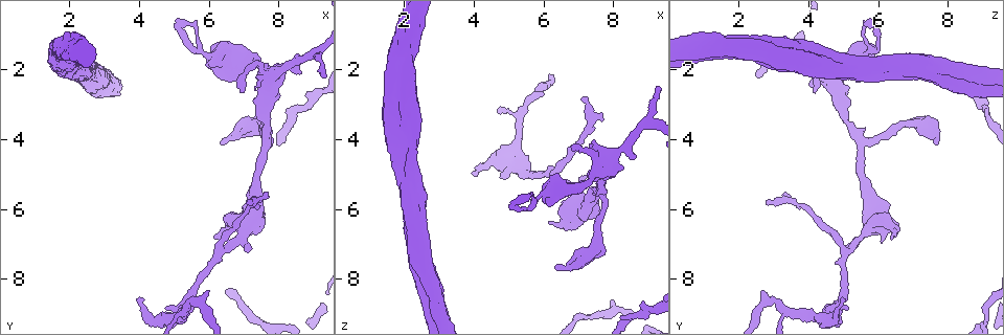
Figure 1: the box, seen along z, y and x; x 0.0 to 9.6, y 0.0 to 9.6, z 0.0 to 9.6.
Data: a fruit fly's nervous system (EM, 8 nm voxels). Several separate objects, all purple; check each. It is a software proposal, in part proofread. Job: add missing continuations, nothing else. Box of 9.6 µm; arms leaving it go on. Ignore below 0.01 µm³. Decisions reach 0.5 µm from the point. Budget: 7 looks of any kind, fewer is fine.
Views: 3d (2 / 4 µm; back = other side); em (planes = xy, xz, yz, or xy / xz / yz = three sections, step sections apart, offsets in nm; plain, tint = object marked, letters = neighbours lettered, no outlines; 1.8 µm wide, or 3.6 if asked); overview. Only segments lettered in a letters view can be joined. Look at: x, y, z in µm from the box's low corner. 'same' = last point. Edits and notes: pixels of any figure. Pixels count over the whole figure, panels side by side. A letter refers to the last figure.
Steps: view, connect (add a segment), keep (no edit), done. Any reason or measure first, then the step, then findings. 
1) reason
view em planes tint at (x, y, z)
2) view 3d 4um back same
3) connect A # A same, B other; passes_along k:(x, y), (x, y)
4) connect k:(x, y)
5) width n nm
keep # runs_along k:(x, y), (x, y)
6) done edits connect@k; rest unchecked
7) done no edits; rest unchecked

an open end
view 3d 2um at (5.45, 0.70, 5.85)

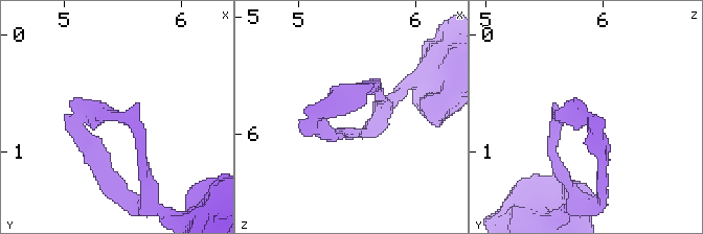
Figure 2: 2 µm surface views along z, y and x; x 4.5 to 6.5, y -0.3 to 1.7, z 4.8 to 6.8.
shape alone is not enough
view em planes letters at (5.50, 0.70, 5.80)

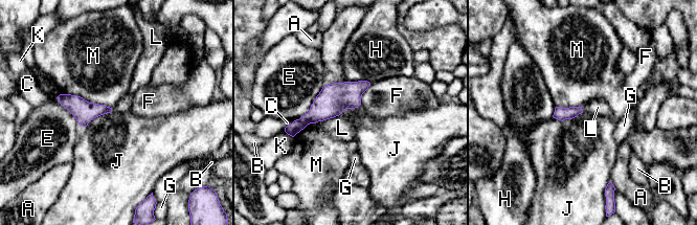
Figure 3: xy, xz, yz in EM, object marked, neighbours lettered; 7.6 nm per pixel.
longest_contact M 420 nm
keep # A other, B other, C other, E other, F other, G other, H other, J other, K other, L other, M other; border 3:(111, 111), (94, 117), (86, 127); none of them fits

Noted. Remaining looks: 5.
four arms meet
view 3d 4um at (7.80, 2.20, 4.70)

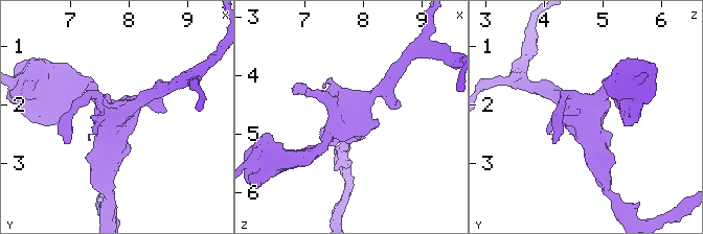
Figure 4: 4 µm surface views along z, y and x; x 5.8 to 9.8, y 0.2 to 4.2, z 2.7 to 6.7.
view em 3.6um planes tint at (7.80, 2.15, 4.75)

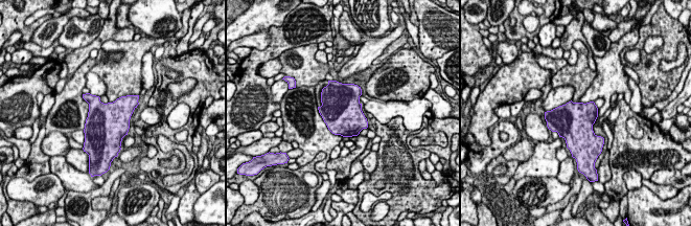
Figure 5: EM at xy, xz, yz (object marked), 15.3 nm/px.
view em 3.6um planes letters same

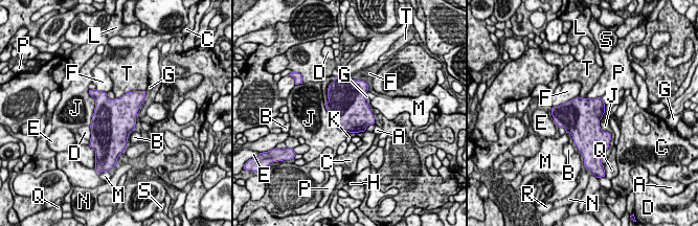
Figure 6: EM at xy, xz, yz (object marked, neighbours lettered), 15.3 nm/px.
keep # A other, B other, C other, D other, E other, F other, G other, H other, J other, K other, L other, M other, N other, P other, Q other, R other, S other, T other; no lettered segment goes on from it

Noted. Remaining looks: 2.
an open end
view em yz step 16 letters at (6.40, 4.15, 7.65)

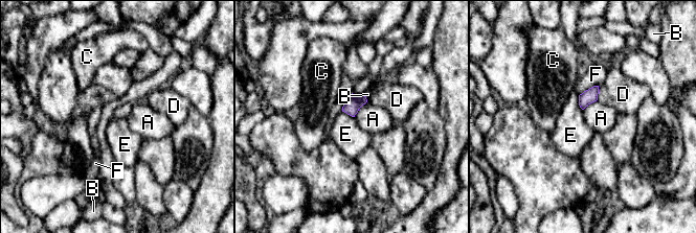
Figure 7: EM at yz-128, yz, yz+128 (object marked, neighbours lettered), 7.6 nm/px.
longest_contact F 170 nm
keep # A other, B other, C other, D other, E other, F other; none of them fits

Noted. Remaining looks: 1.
done no edits; rest unchecked

